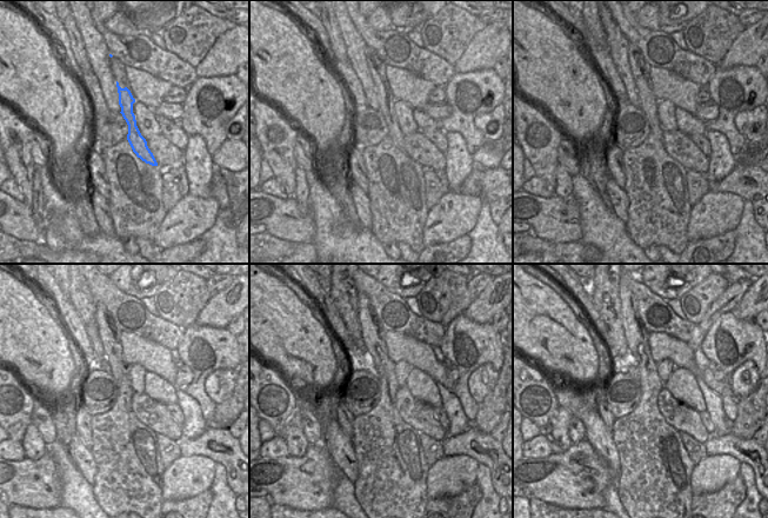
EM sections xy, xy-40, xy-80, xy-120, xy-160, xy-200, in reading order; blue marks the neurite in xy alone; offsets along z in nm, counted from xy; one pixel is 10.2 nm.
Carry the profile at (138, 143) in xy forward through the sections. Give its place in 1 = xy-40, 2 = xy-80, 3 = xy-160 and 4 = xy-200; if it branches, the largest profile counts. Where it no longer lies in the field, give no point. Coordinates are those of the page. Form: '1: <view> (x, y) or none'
1: xy-40 (386, 100)
2: xy-80 (648, 103)
3: xy-160 (368, 323)
4: xy-200 (632, 326)

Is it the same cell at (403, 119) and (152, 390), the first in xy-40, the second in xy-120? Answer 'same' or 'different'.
different

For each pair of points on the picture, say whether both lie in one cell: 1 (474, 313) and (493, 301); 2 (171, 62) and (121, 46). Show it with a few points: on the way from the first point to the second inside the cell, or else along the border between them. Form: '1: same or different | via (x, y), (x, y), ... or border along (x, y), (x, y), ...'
1: same | via (479, 311), (488, 304)
2: same | via (158, 62), (139, 62), (132, 59)

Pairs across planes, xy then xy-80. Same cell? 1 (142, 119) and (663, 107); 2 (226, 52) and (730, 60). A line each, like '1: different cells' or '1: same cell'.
1: same cell
2: same cell

